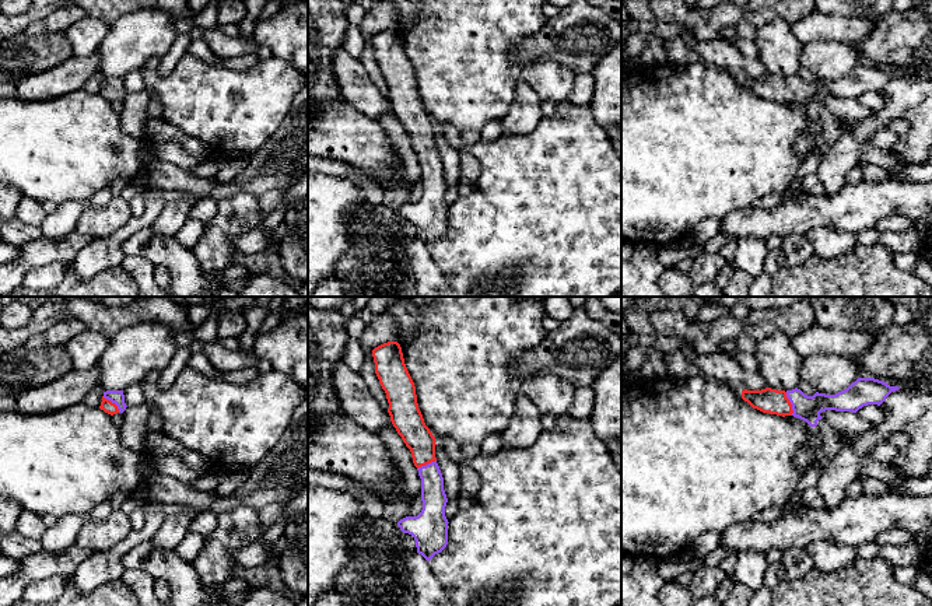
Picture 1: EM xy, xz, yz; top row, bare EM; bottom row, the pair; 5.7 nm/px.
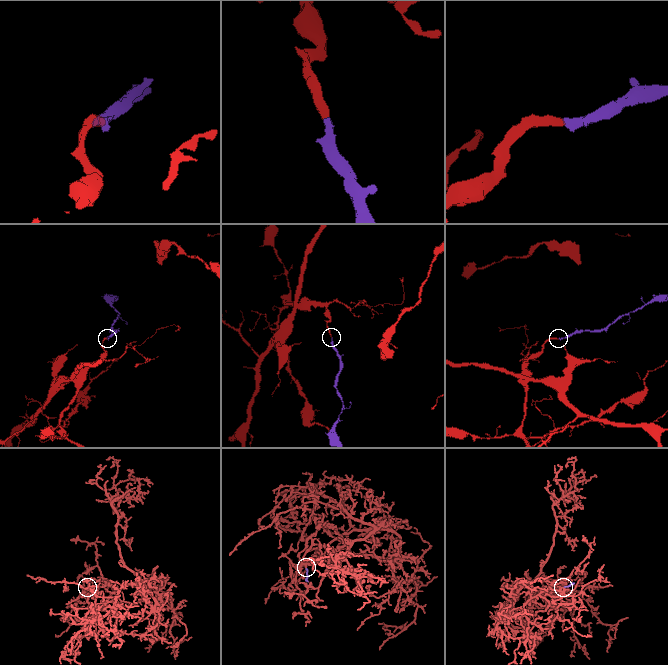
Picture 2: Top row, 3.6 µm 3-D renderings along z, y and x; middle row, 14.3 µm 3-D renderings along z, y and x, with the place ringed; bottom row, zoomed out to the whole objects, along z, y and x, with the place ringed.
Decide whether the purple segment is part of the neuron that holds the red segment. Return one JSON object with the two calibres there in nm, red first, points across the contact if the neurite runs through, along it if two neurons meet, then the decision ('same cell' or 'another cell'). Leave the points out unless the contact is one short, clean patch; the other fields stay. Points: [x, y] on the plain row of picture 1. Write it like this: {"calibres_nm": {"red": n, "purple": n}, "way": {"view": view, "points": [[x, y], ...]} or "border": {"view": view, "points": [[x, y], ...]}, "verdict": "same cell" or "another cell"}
{"calibres_nm": {"red": 140, "purple": 140}, "way": {"view": "yz", "points": [[770, 87], [789, 90], [806, 94]]}, "verdict": "same cell"}

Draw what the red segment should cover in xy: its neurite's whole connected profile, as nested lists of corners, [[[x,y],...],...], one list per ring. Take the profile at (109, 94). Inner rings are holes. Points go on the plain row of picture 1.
[[[106,77],[104,78],[99,95],[113,102],[126,97],[123,77]]]

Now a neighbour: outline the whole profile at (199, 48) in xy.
[[[203,38],[193,39],[186,53],[190,53],[210,64],[232,70],[248,70],[259,62],[255,53],[248,53],[232,59],[220,57],[209,48]]]

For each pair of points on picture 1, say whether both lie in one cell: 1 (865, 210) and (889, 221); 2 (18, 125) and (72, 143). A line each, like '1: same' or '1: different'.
1: different
2: same

